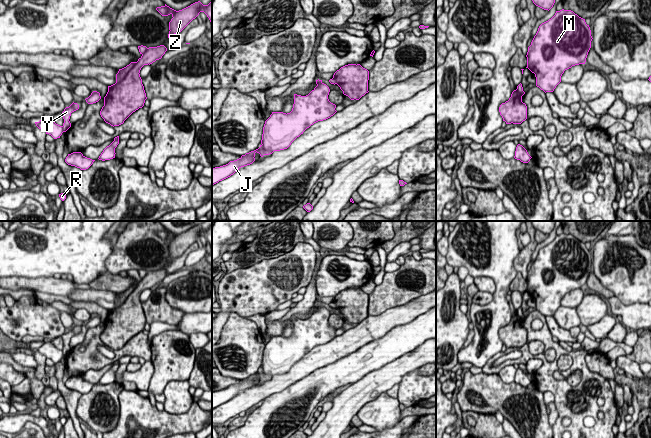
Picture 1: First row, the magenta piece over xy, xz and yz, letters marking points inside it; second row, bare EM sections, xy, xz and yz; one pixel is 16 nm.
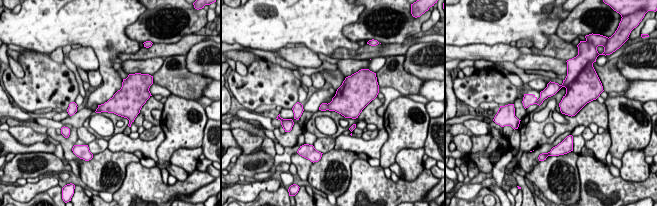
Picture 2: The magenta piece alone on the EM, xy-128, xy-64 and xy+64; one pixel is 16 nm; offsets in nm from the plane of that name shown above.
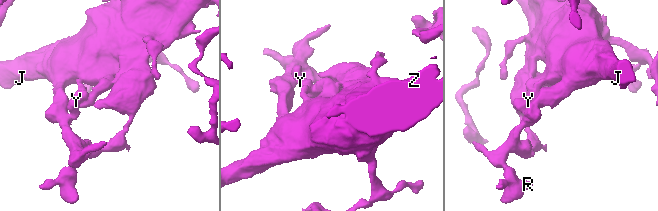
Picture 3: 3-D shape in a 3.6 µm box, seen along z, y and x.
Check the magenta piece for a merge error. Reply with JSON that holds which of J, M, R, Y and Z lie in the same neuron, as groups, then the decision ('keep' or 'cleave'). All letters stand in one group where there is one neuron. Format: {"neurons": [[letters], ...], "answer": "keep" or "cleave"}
{"neurons": [["J", "M", "R", "Y"], ["Z"]], "answer": "cleave"}

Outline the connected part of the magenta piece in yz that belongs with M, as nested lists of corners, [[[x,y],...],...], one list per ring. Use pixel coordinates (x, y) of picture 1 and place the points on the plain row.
[[[571,234],[556,235],[548,245],[542,247],[527,276],[527,291],[536,301],[536,310],[546,316],[553,316],[561,306],[565,294],[572,290],[585,288],[591,272],[591,254],[585,243]]]

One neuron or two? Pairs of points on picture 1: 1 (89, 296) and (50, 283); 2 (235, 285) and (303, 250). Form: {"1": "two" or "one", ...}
{"1": "two", "2": "one"}

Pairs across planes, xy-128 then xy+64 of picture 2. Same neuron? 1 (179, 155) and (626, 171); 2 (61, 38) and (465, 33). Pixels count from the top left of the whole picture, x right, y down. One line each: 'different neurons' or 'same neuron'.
1: same neuron
2: same neuron

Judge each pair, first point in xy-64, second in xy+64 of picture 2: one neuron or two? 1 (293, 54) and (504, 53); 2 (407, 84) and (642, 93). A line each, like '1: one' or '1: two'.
1: one
2: two

